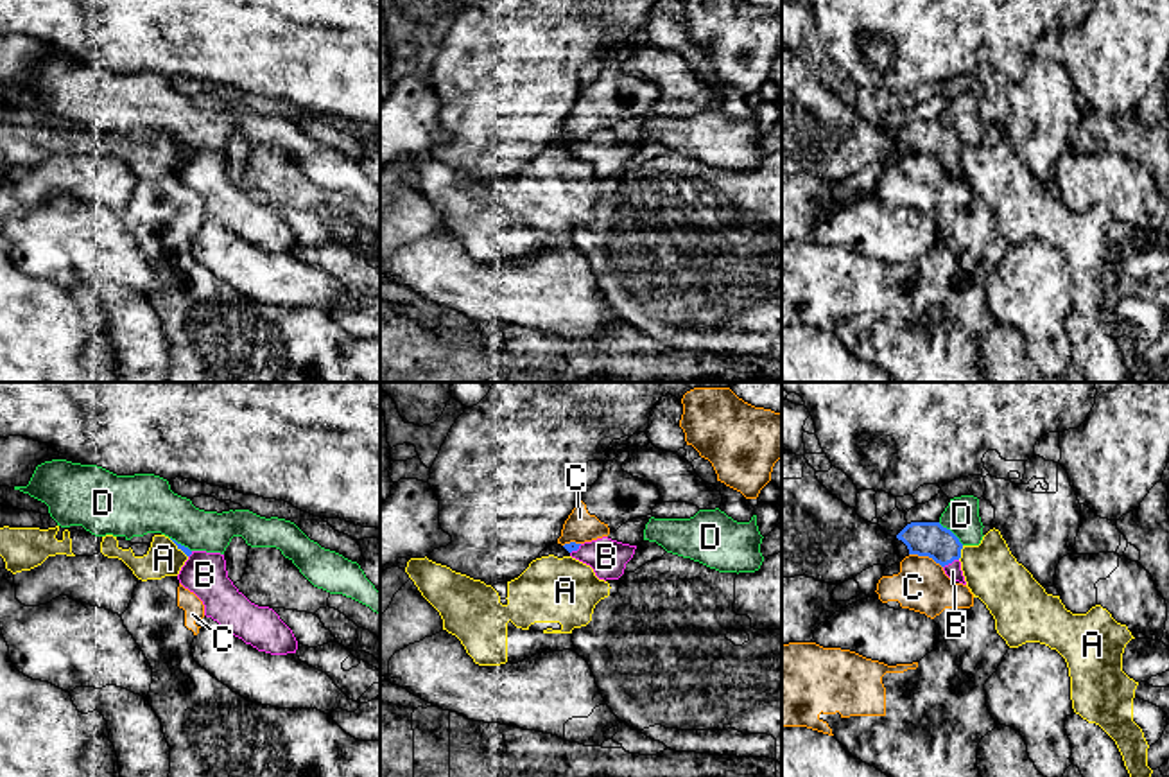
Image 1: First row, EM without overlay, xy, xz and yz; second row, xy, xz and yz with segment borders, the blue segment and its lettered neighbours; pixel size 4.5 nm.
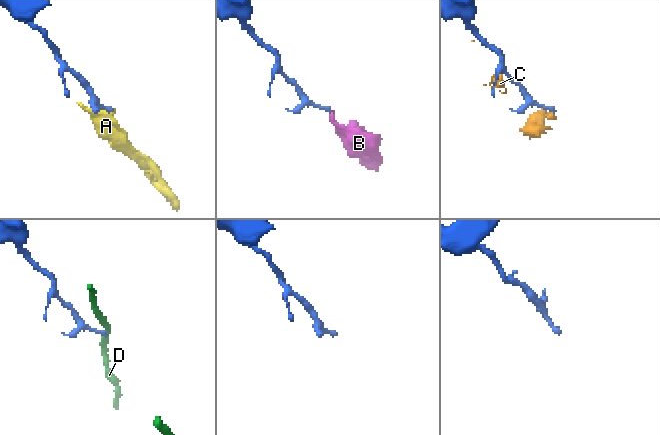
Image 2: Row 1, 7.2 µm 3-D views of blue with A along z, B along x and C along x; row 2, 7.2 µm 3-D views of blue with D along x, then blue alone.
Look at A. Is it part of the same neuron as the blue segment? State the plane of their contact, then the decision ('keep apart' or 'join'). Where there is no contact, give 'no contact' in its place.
meets blue in yz; keep apart

